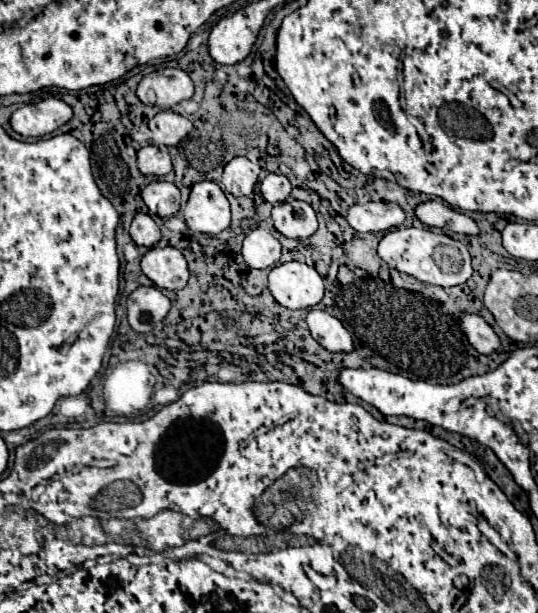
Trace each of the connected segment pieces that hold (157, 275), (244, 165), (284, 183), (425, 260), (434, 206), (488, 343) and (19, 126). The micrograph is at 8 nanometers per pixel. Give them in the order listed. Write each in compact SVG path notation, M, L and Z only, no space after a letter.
M150 248L142 258L142 272L166 290L180 290L188 282L188 264L178 248Z
M234 158L224 166L222 184L226 192L232 196L248 196L254 190L254 184L258 180L260 166L250 162L248 158Z
M268 174L260 186L262 186L262 196L272 204L284 202L290 196L290 182L284 174Z
M396 228L388 232L378 244L378 256L398 272L406 272L422 282L442 288L464 284L472 276L468 248L450 236L436 234L428 228Z
M428 200L416 206L416 216L422 224L430 228L442 228L448 232L458 232L458 234L478 234L476 222L462 214L460 210L450 208L442 200Z
M464 312L460 316L460 328L462 328L466 340L470 342L470 346L476 348L480 354L488 356L488 354L492 354L492 352L498 350L500 338L494 332L494 328L482 316Z
M46 98L36 104L20 106L12 114L10 126L14 128L14 132L22 136L38 138L54 132L56 128L66 124L70 118L72 118L72 108L64 100Z

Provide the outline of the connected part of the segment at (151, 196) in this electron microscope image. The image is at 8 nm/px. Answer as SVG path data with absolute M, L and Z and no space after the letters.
M164 180L150 182L142 190L142 198L150 214L160 218L174 216L180 210L180 190L172 182L164 182Z

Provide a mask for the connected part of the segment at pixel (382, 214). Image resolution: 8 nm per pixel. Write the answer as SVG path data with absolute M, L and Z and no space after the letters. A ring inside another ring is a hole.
M368 202L368 204L354 204L346 220L356 232L386 232L396 228L404 222L404 212L398 204L390 202Z

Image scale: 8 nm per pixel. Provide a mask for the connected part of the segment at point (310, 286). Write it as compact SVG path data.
M286 262L272 268L268 288L280 306L292 310L312 308L324 296L320 274L302 262Z

